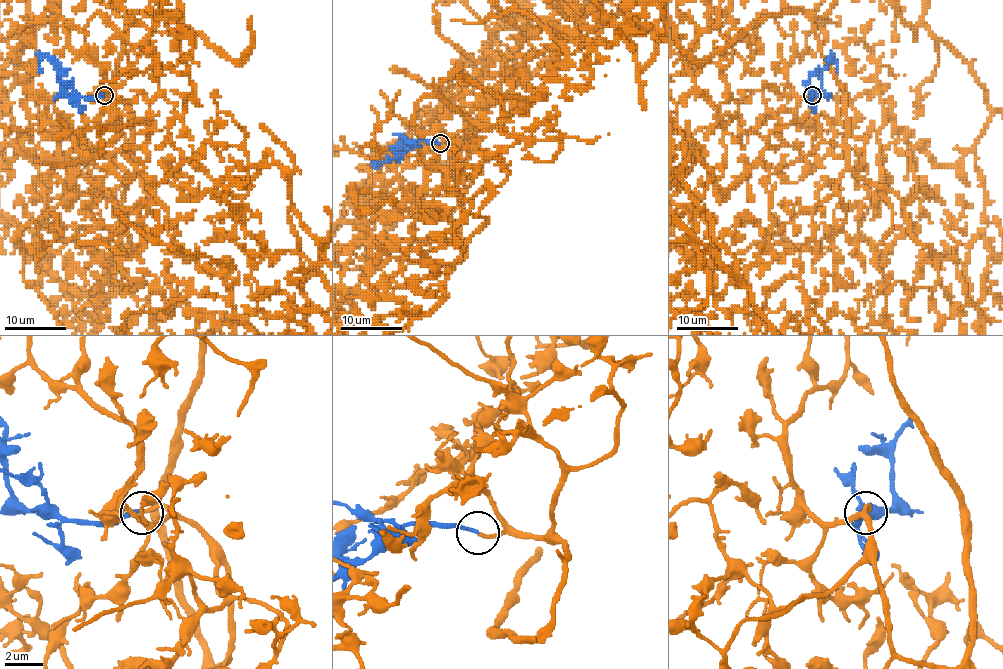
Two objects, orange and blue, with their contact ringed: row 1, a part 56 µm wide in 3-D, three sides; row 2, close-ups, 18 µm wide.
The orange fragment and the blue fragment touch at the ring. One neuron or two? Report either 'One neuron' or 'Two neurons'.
One neuron

